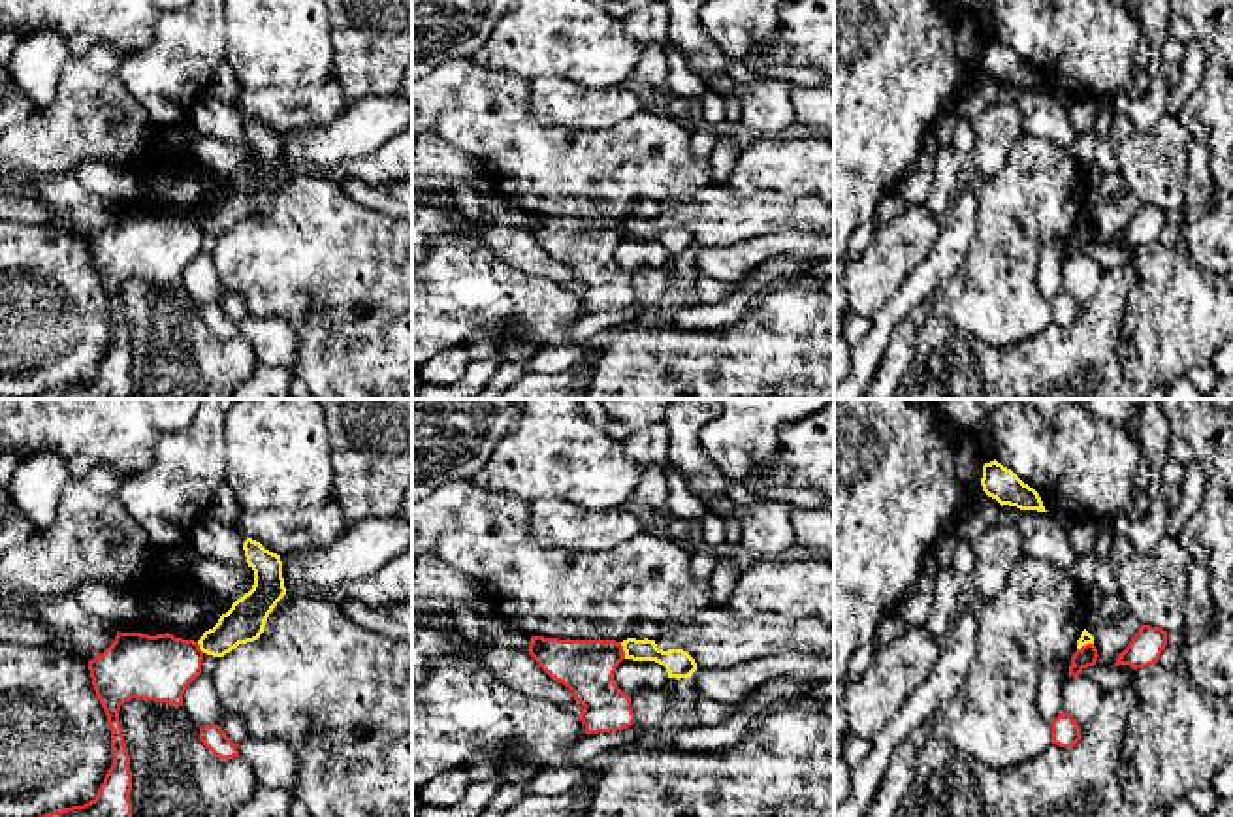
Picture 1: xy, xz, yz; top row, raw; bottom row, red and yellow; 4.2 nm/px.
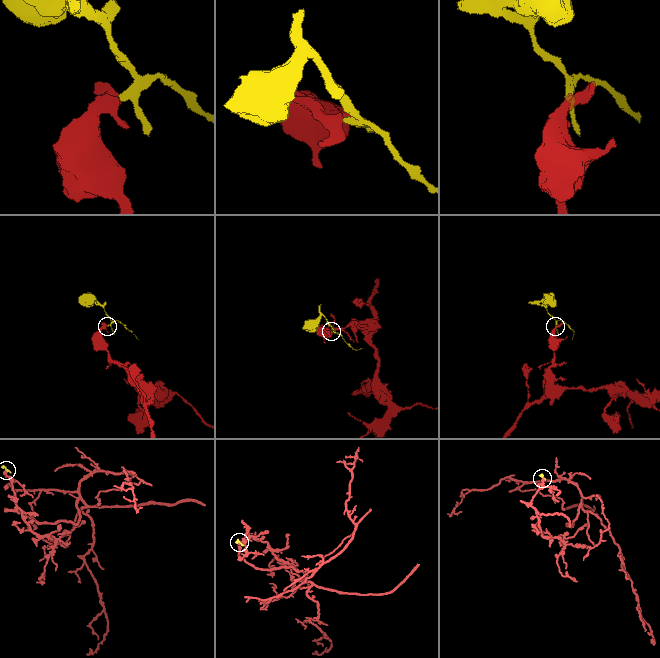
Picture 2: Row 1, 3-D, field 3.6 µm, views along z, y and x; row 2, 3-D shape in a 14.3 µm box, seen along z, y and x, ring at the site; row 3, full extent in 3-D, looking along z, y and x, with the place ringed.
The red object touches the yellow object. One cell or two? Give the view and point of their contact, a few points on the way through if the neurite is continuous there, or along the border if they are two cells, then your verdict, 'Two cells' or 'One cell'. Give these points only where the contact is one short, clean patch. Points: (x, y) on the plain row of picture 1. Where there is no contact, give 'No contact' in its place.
Touches red at xz (622, 228). Boundary: xz (620, 221), (625, 236). Two cells

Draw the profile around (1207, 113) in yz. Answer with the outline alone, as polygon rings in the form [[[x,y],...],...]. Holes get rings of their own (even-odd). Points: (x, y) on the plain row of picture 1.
[[[1167,0],[1171,13],[1190,23],[1195,41],[1205,53],[1201,87],[1184,102],[1178,122],[1193,139],[1205,143],[1212,156],[1233,156],[1233,0]]]

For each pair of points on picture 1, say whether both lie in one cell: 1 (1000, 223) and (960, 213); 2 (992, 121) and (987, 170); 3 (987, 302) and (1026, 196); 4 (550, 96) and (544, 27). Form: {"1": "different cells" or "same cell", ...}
{"1": "different cells", "2": "same cell", "3": "same cell", "4": "different cells"}

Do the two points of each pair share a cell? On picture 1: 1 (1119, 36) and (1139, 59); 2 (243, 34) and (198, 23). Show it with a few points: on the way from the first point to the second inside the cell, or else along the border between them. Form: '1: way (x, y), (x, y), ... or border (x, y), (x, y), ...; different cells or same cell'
1: border (1139, 31), (1139, 40), (1130, 59), (1130, 74); different cells
2: border (223, 19), (224, 66); different cells

